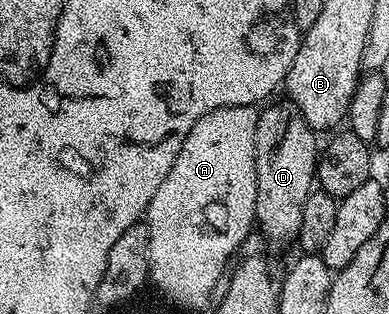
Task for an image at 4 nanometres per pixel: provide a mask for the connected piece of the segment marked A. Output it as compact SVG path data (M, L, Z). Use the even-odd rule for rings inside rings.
M227 106L218 108L186 136L170 176L162 180L162 188L154 192L152 200L152 267L160 286L170 284L178 294L213 294L220 282L220 266L232 258L235 250L244 245L245 238L253 233L256 221L256 149L254 136L258 128L260 110L256 106Z

